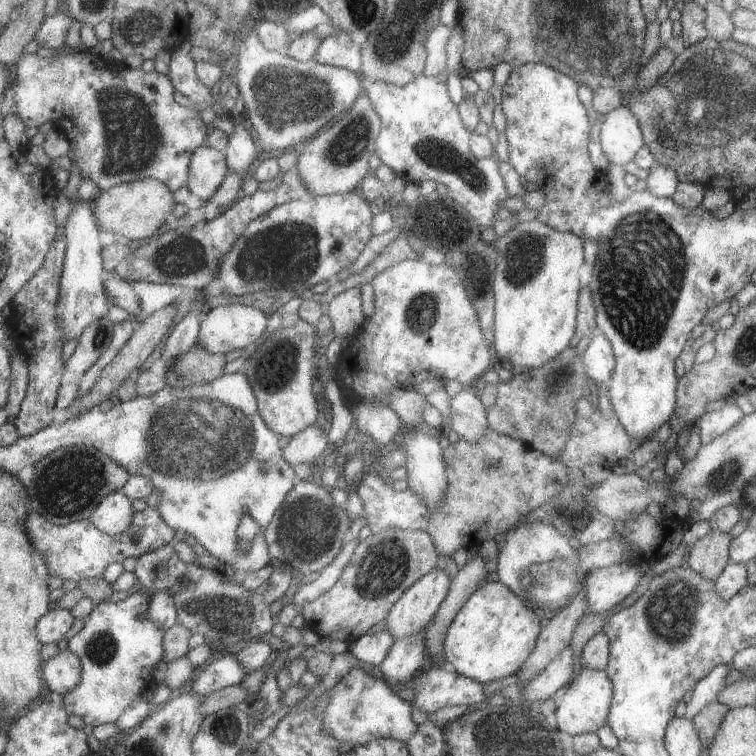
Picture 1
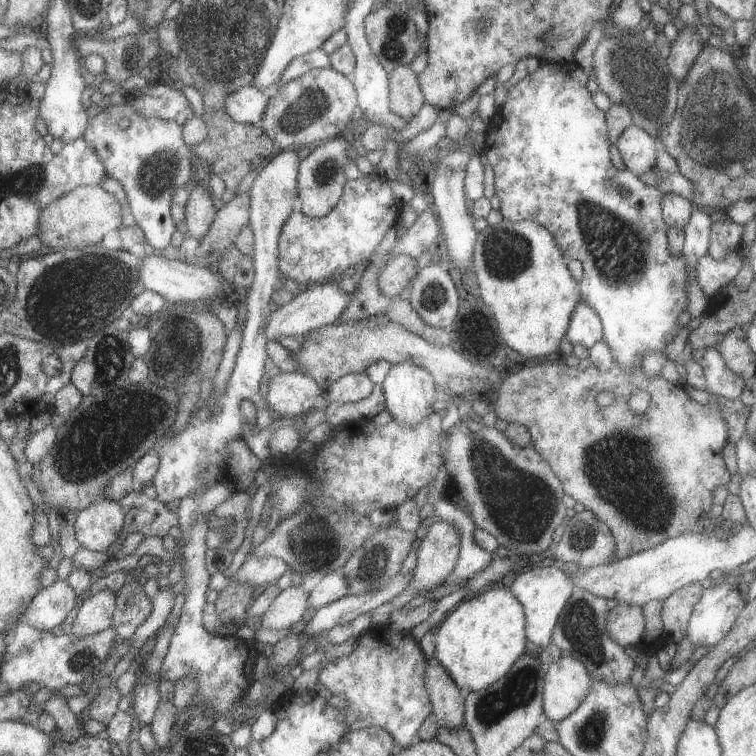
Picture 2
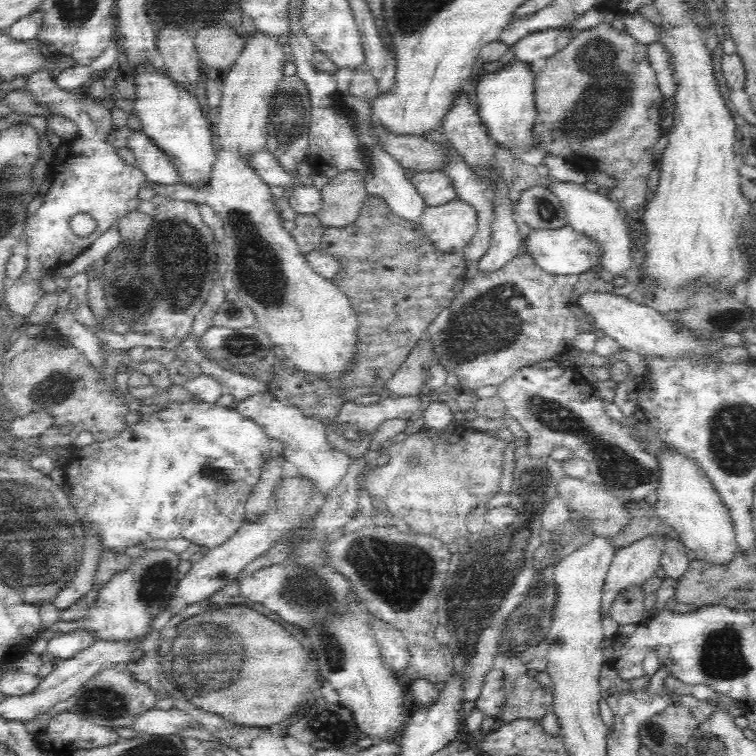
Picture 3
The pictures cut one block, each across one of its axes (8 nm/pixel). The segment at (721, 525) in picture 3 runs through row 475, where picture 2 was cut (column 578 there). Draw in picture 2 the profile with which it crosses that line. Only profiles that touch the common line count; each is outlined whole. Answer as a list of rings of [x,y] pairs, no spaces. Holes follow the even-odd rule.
[[[561,656],[549,662],[545,670],[545,716],[553,724],[557,724],[565,720],[569,714],[573,714],[573,710],[581,706],[581,700],[589,690],[589,682],[591,682],[591,674],[585,670],[585,664],[581,660],[571,656]]]

